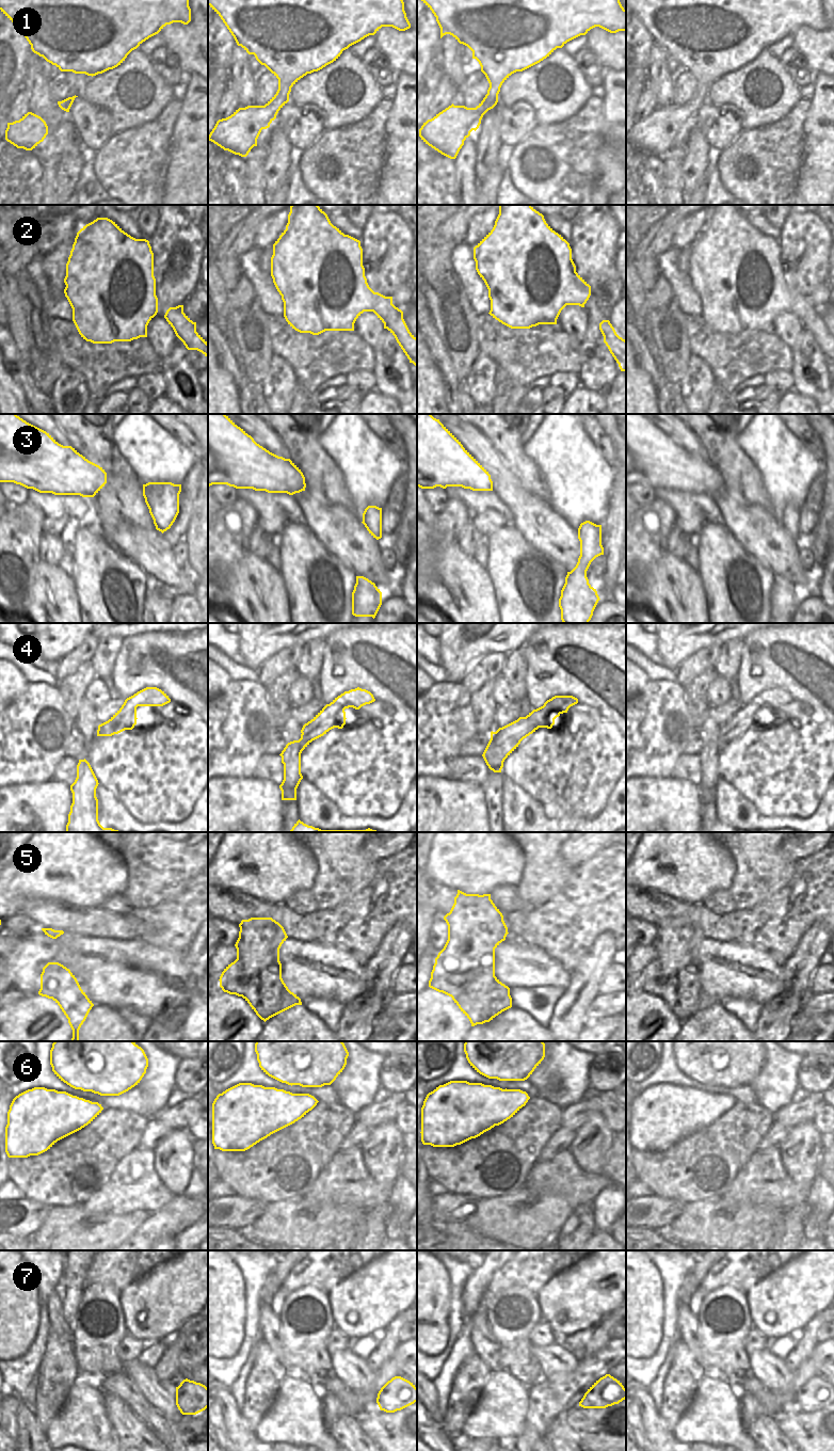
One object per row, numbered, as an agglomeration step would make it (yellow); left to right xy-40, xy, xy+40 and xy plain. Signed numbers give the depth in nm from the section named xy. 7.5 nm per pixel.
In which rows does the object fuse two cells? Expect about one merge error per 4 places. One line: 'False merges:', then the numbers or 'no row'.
False merges: 4, 5, 7

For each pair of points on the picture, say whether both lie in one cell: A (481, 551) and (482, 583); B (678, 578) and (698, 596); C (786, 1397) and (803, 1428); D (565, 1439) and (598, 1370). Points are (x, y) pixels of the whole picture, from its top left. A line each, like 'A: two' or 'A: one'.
A: two
B: one
C: two
D: two

